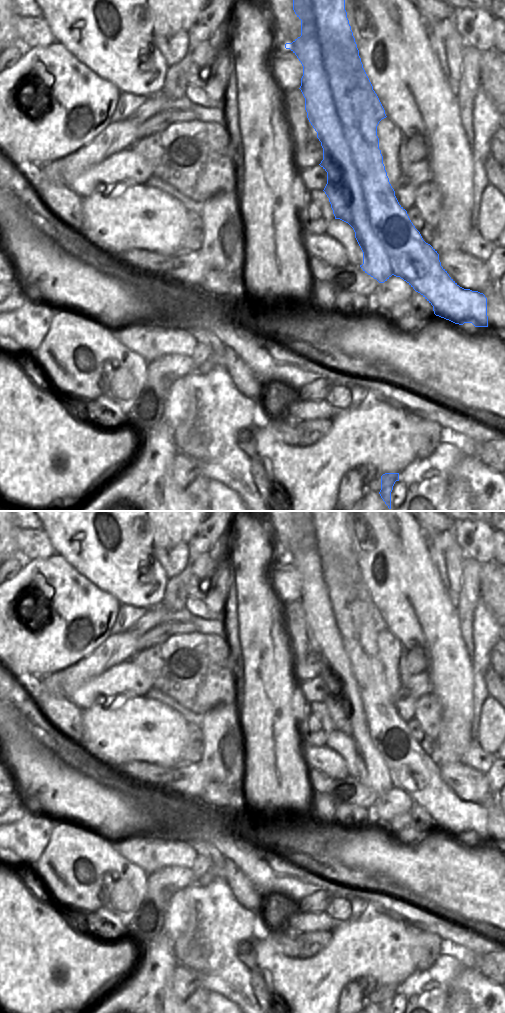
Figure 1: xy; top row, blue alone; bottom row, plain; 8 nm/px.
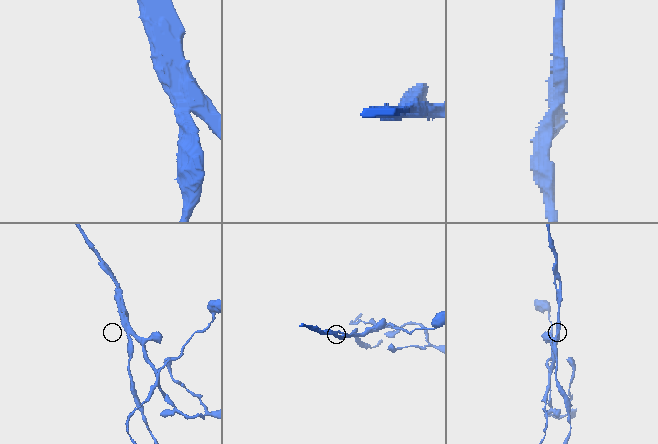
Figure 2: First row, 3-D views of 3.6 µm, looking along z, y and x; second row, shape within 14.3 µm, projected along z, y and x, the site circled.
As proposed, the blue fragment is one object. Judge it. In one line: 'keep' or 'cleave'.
cleave

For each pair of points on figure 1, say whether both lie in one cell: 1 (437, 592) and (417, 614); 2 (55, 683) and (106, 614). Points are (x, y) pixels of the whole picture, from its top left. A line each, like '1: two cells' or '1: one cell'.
1: one cell
2: two cells

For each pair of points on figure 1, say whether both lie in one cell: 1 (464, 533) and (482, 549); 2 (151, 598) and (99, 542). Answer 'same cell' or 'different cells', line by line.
1: same cell
2: same cell

